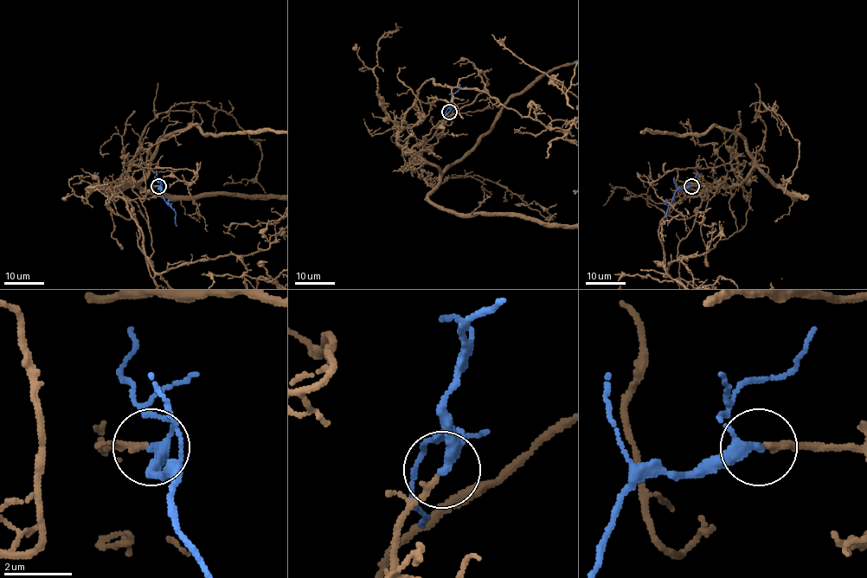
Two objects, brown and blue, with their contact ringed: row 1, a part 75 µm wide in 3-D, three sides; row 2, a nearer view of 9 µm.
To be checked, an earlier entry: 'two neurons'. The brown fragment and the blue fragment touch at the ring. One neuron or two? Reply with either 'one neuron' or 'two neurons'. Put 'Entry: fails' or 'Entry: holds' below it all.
one neuron
Entry: fails

